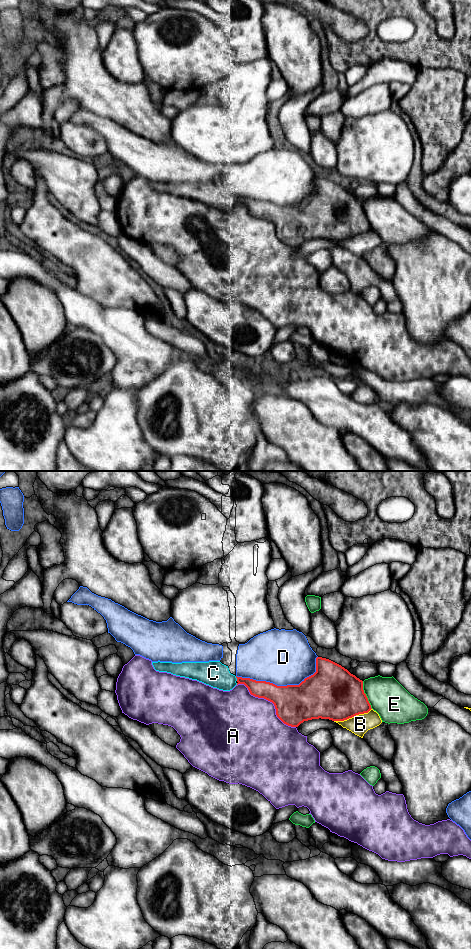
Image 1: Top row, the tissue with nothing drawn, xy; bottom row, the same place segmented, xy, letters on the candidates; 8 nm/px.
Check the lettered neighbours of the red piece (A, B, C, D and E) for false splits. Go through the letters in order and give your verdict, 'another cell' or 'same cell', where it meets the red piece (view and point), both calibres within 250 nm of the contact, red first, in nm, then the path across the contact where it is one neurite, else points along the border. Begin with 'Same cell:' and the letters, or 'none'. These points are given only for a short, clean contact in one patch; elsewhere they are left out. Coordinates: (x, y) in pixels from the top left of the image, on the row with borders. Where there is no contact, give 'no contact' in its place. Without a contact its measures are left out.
Same cell: C
A: another cell | xy (269, 700) | 320/460 nm
B: another cell | xy (352, 716) | 420/160 nm
C: same cell | xy (236, 677) | 140/200 nm
D: another cell | xy (283, 686) | 320/440 nm
E: another cell | xy (365, 695) | 420/300 nm

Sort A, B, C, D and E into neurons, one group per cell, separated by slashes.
A / B / C / D / E

